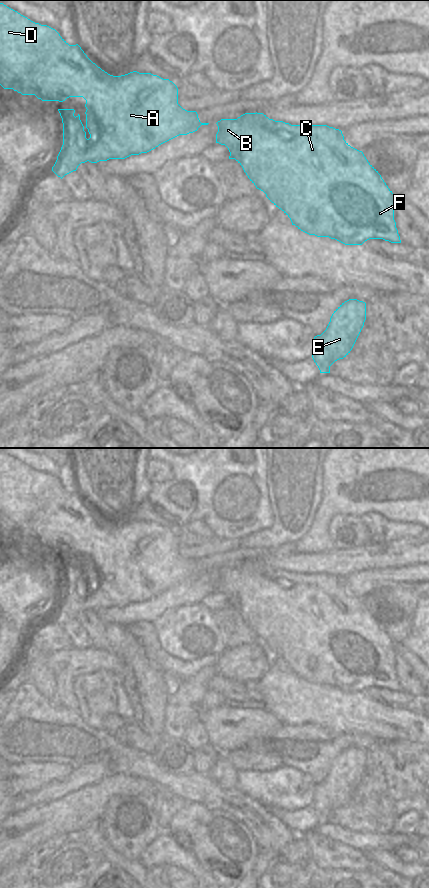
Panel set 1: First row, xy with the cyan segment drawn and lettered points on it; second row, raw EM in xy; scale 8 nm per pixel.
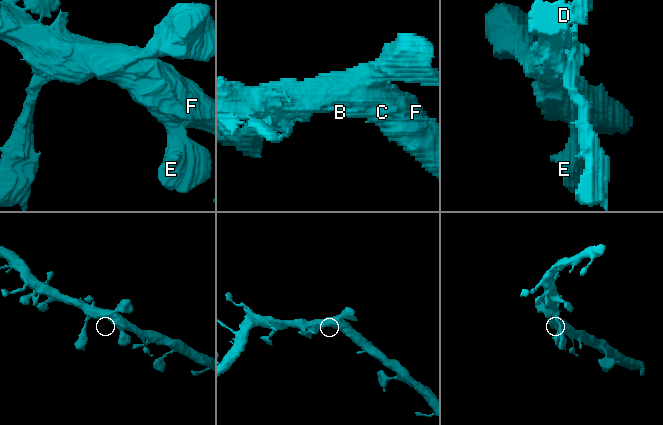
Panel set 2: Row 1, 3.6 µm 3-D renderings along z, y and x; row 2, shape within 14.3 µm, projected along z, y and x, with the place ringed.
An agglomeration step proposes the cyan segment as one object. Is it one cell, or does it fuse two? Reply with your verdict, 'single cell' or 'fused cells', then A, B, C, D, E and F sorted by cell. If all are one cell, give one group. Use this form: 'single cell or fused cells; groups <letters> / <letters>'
single cell; groups A B C D E F

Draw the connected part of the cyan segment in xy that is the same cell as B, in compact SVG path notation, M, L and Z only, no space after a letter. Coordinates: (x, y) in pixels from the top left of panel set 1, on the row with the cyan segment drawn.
M245 113L238 117L237 119L221 119L217 123L218 126L218 132L216 134L216 143L219 143L221 145L225 145L229 152L230 156L229 159L235 159L243 168L244 172L250 179L250 181L256 186L257 189L263 191L266 194L266 197L279 209L281 209L291 220L292 225L295 225L298 229L301 231L309 234L309 235L315 235L317 237L329 237L331 239L335 239L345 245L362 245L365 241L369 239L383 239L385 241L389 241L391 243L401 243L400 236L398 234L398 230L396 228L396 222L394 220L394 194L392 191L388 188L384 180L382 179L381 175L378 173L378 171L368 162L366 157L364 156L362 151L359 151L353 147L351 147L345 140L344 136L342 134L342 131L339 129L335 129L333 127L329 127L327 125L291 125L289 123L285 123L283 121L275 121L273 119L269 119L266 115L263 113Z

